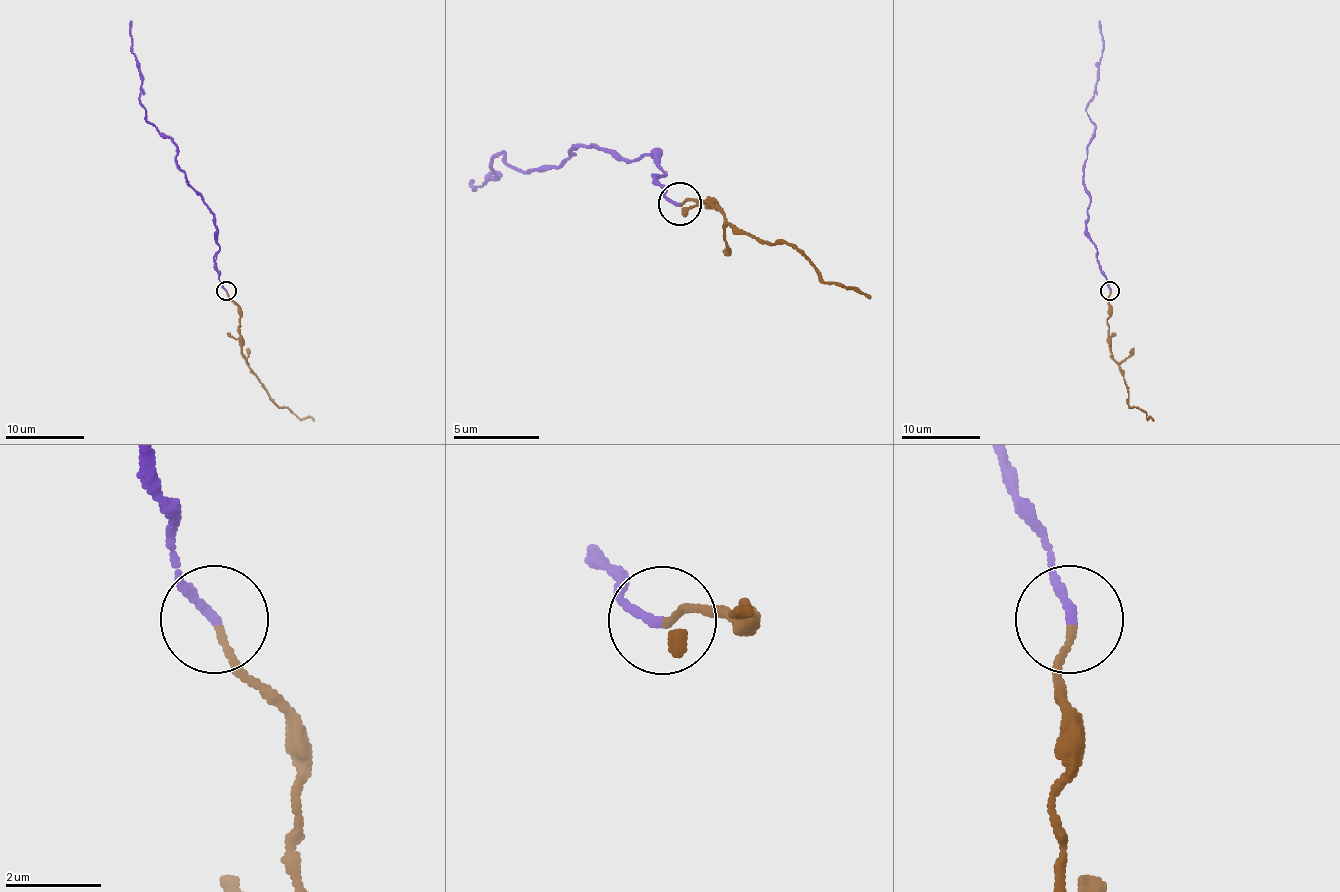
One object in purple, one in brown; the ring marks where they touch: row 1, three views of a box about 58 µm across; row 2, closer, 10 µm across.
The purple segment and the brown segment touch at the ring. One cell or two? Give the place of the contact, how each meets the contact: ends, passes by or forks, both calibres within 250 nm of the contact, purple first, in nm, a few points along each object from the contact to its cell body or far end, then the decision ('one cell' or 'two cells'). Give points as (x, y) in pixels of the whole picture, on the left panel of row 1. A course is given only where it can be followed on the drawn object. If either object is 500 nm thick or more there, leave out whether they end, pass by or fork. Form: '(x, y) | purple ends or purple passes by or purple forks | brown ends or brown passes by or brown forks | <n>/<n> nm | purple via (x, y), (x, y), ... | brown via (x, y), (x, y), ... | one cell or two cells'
(226, 290) | purple ends | brown ends | 200/140 nm | purple via (226, 291), (215, 263), (215, 220), (179, 167), (177, 145), (146, 120), (132, 21) | brown via (226, 291), (240, 315), (242, 358), (278, 405), (313, 421) | one cell

